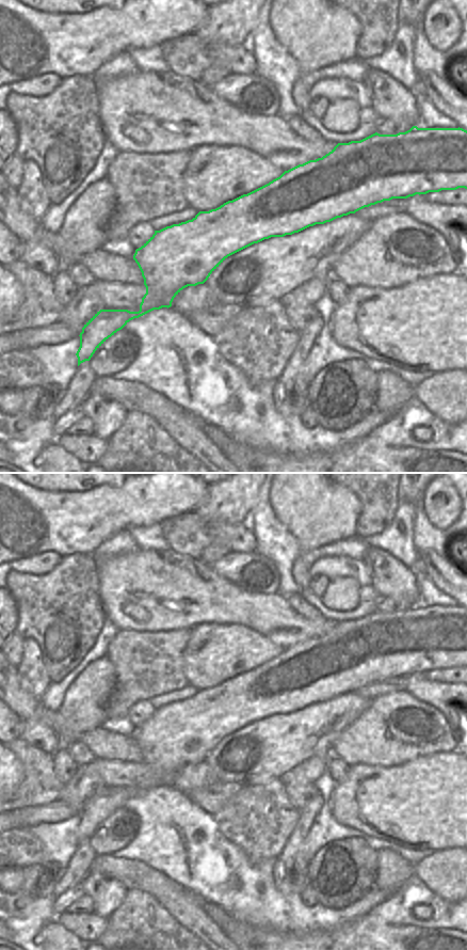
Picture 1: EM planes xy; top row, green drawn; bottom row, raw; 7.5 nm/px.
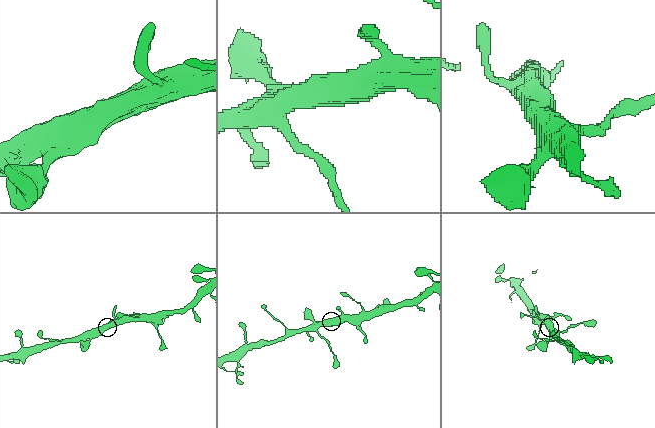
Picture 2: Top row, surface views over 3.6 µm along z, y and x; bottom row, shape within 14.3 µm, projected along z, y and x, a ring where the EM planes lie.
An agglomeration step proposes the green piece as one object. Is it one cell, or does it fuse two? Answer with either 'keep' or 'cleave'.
keep

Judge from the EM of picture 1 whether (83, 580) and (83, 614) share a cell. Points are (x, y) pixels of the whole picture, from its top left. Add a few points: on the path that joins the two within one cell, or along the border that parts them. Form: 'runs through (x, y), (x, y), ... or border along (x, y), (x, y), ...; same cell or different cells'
runs through (83, 588), (83, 605); same cell

